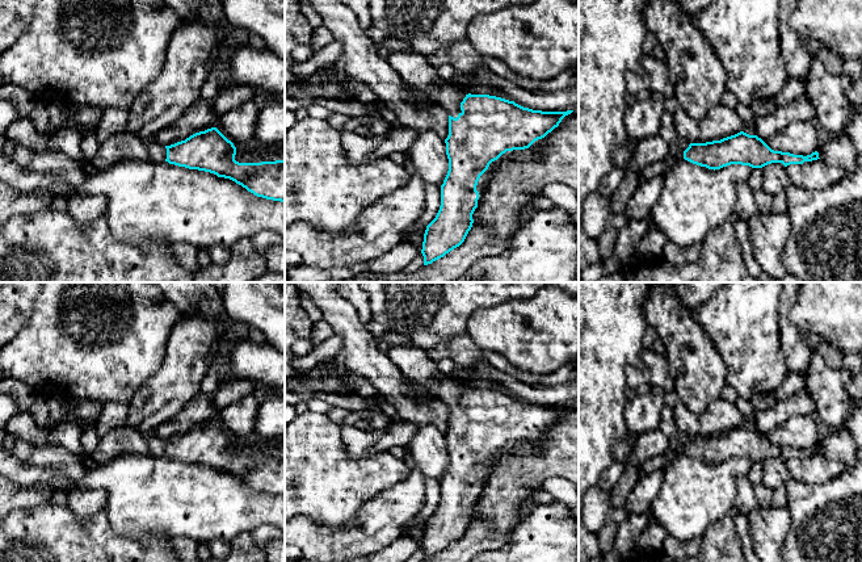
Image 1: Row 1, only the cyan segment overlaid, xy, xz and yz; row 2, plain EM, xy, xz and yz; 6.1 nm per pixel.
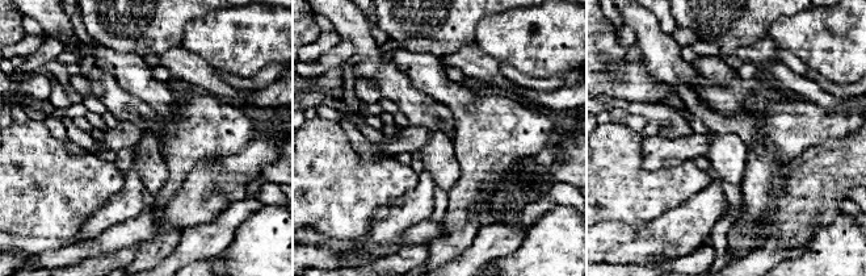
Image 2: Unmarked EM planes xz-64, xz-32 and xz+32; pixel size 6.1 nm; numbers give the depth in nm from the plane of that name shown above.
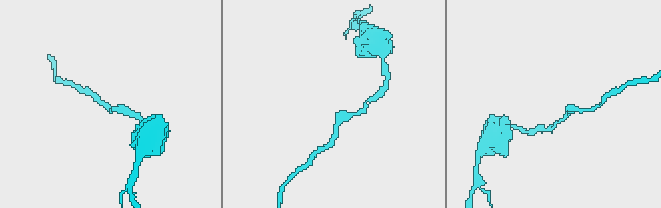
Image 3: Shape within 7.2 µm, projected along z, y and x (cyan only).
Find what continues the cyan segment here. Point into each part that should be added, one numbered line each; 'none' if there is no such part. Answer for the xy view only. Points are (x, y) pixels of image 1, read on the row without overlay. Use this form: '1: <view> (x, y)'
1: xy (156, 447)

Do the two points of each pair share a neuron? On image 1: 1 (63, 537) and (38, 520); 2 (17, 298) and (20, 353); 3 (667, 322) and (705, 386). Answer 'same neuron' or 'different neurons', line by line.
1: same neuron
2: different neurons
3: same neuron

